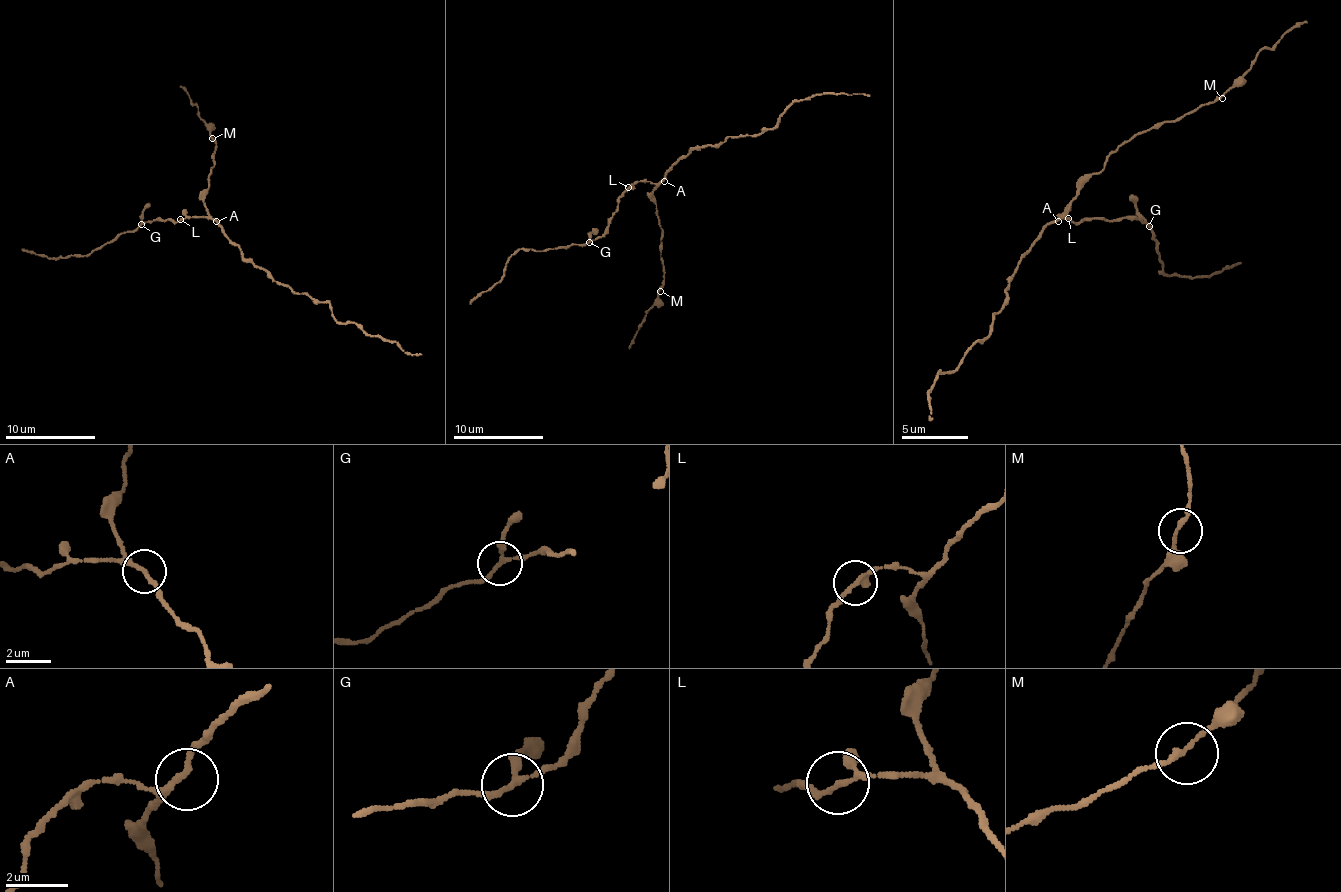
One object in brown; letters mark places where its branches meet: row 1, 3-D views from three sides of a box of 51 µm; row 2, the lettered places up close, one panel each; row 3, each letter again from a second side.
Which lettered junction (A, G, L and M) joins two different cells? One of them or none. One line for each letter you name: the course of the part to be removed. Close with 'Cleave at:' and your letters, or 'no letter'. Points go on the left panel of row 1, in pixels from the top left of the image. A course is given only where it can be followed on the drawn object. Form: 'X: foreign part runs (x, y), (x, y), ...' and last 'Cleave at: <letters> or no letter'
G: foreign part runs (140, 223), (86, 255), (50, 257), (21, 248)
Cleave at: G

